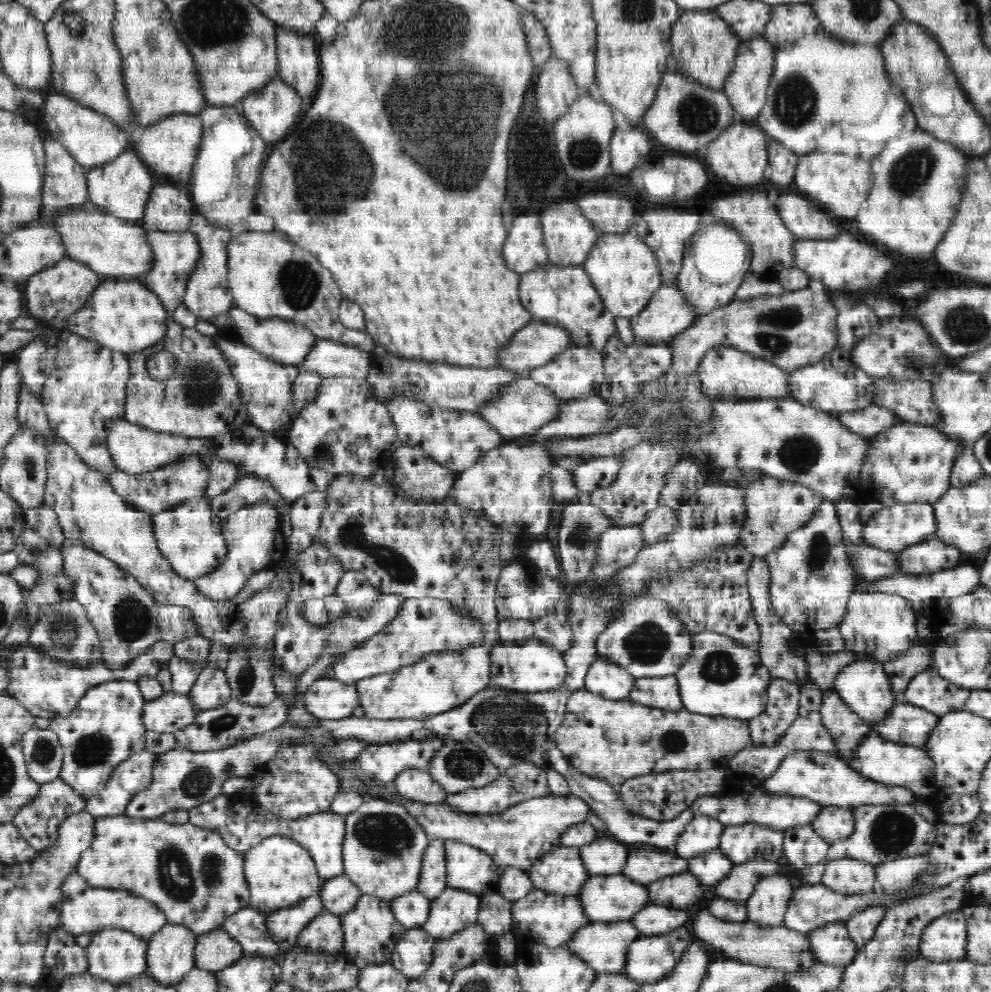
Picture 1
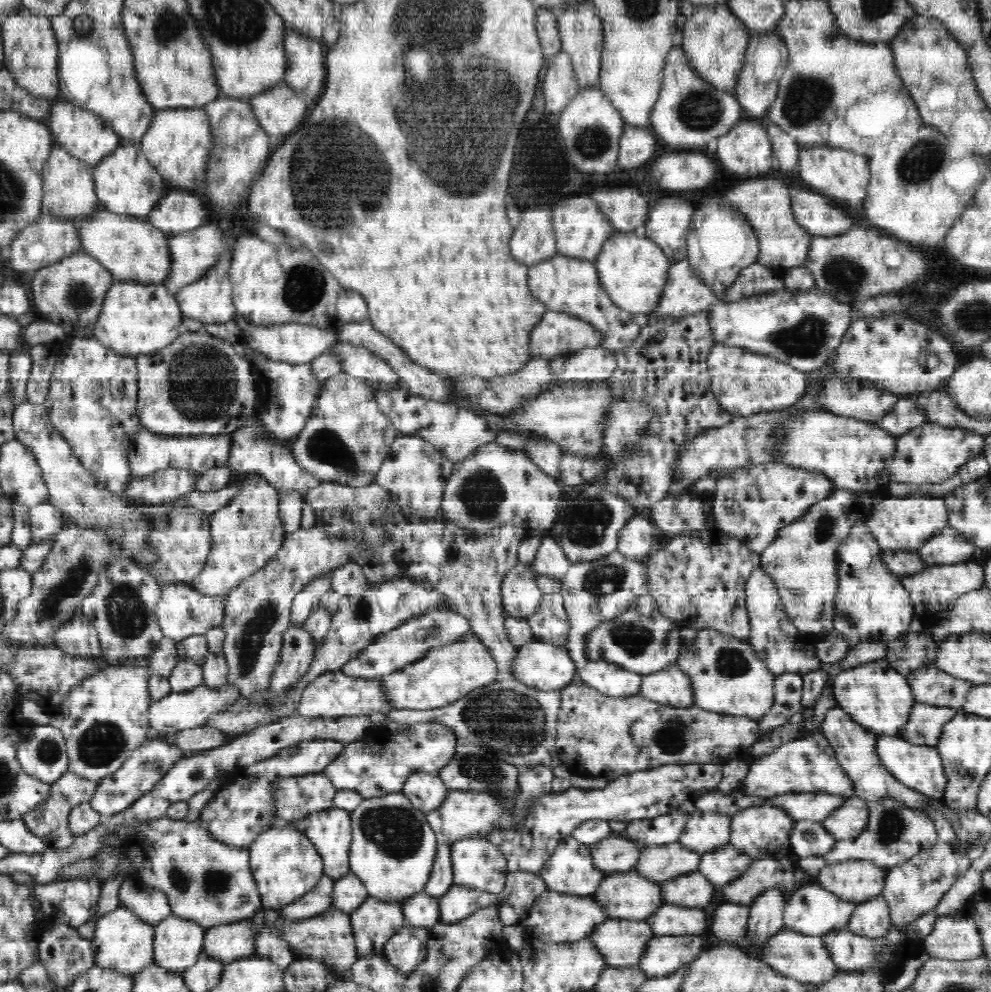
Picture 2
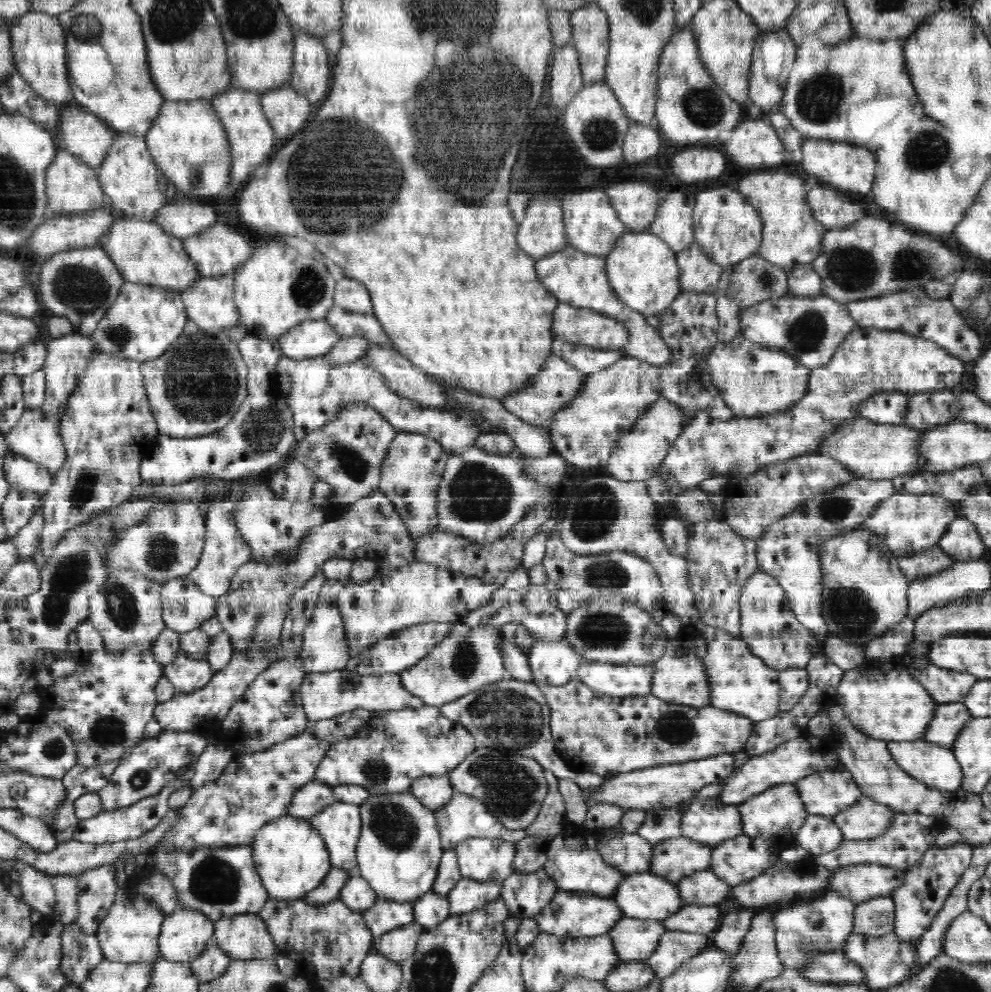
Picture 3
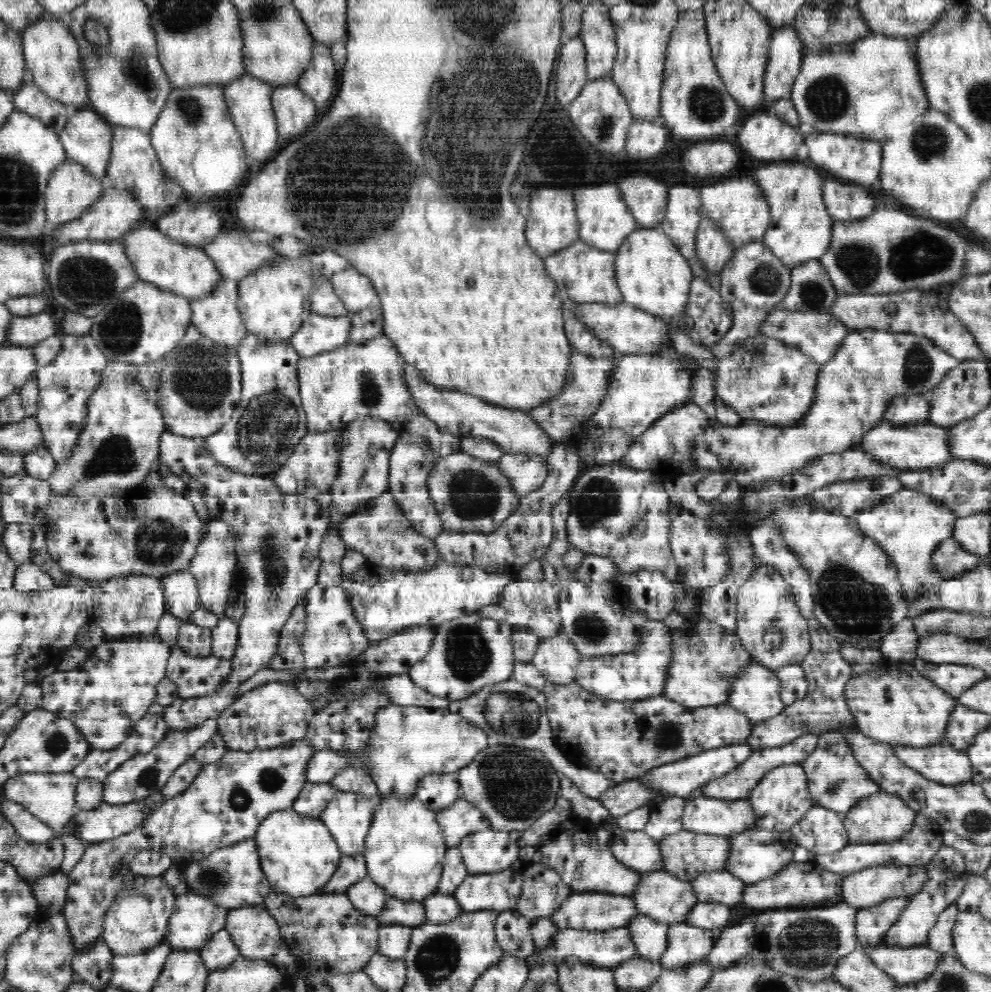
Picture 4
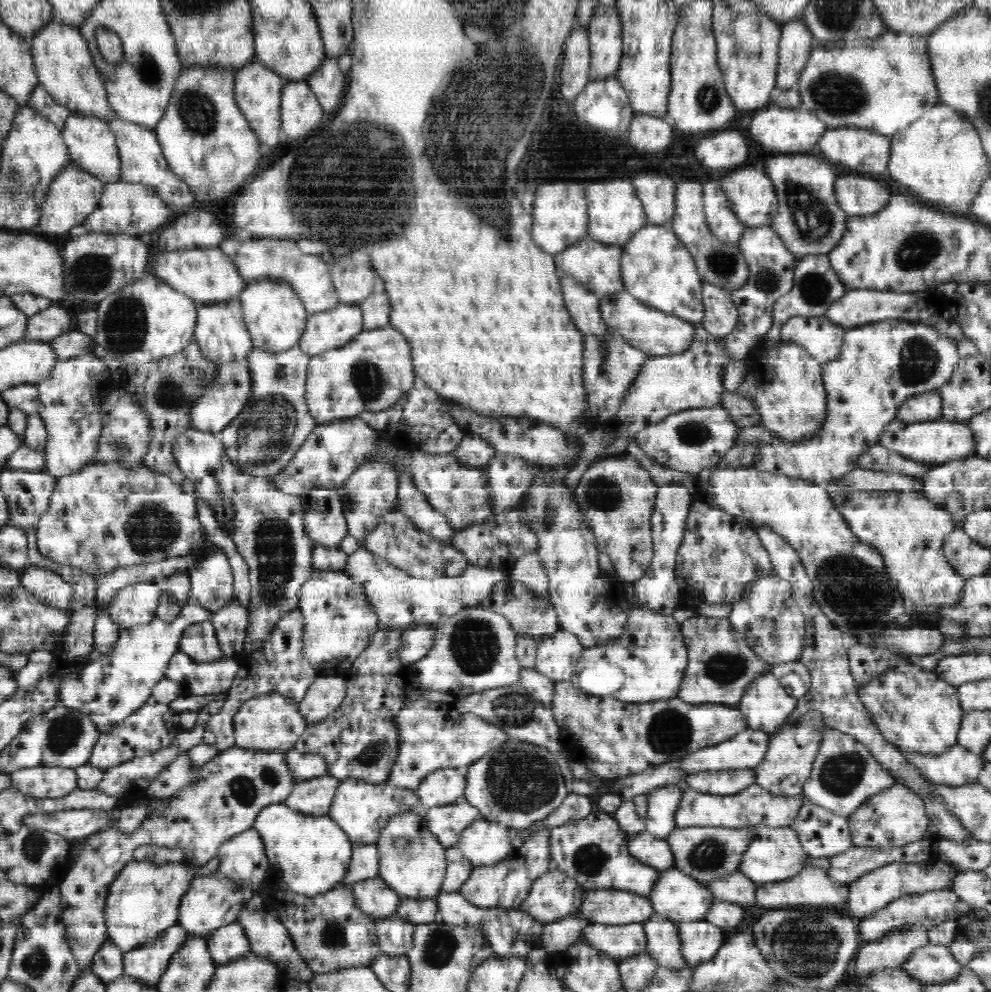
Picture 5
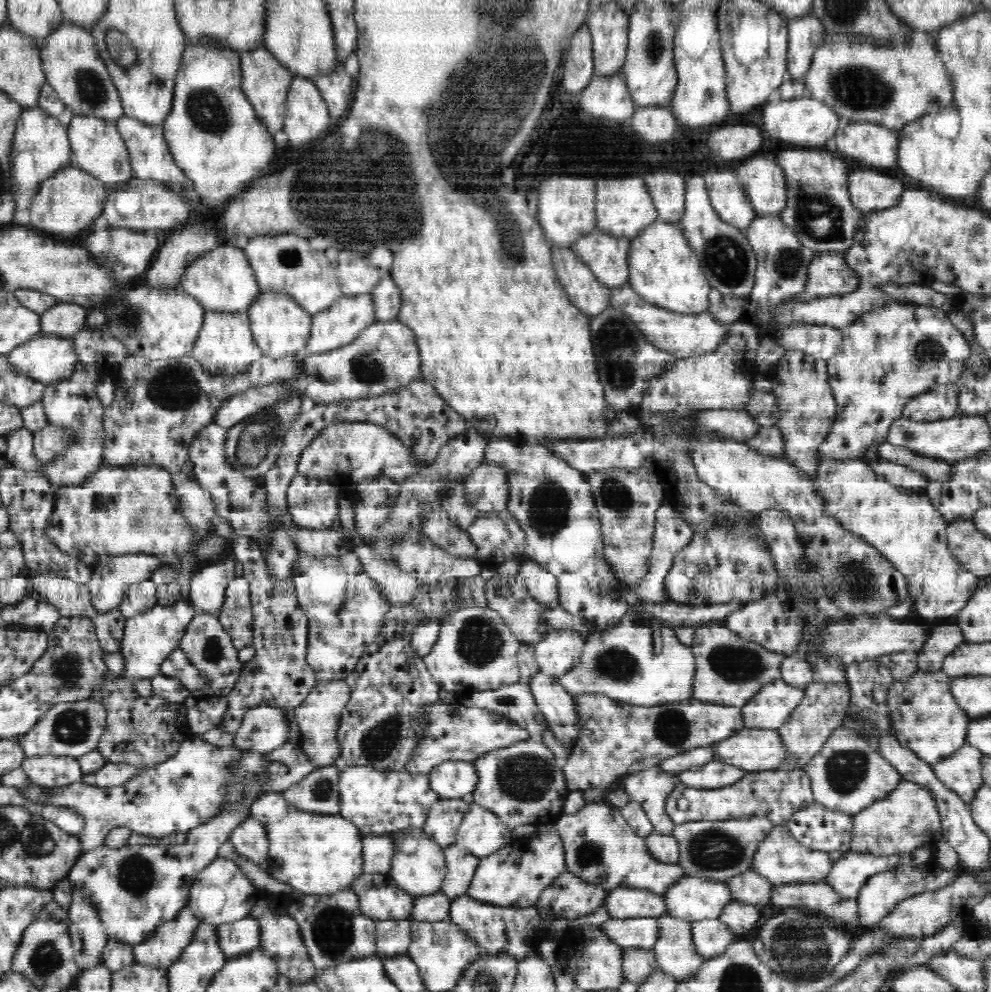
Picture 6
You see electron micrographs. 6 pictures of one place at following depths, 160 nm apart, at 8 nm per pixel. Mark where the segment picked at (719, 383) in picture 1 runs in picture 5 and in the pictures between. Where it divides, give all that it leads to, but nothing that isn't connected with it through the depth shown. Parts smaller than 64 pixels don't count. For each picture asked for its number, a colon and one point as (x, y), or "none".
2: (743, 382)
3: (753, 381)
4: (776, 384)
5: (785, 384)

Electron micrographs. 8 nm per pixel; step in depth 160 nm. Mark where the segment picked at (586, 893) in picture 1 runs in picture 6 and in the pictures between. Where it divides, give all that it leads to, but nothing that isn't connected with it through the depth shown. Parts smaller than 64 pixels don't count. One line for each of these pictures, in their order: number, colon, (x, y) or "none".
2: (628, 895)
3: (645, 896)
4: (664, 897)
5: (677, 897)
6: (692, 899)

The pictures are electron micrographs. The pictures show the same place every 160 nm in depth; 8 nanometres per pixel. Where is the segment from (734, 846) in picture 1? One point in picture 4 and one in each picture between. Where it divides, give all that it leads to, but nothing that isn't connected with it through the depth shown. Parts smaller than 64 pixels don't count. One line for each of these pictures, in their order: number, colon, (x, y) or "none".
2: (763, 831)
3: (776, 813)
4: (780, 800)

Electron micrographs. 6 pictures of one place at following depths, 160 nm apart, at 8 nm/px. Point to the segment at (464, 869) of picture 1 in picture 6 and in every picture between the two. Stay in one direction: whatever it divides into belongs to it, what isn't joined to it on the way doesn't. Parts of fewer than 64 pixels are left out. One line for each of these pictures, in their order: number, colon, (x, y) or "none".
2: (476, 863)
3: (492, 860)
4: (486, 851)
5: (483, 843)
6: (481, 832)

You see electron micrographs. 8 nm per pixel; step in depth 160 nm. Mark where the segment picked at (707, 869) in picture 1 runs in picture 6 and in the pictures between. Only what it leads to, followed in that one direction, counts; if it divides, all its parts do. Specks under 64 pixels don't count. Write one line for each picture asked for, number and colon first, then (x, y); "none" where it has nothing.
2: (726, 864)
3: (736, 861)
4: (755, 855)
5: (774, 854)
6: (780, 858)

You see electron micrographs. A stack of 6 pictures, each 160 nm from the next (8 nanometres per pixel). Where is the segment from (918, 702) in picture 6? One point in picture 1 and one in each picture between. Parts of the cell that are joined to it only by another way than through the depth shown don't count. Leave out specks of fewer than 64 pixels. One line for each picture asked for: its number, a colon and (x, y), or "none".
1: (863, 685)
2: (876, 697)
3: (885, 702)
4: (894, 704)
5: (915, 710)

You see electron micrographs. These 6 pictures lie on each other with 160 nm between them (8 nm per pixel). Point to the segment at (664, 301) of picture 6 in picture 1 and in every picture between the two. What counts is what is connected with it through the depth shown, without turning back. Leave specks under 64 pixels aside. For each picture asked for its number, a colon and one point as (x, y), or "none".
1: (625, 272)
2: (633, 270)
3: (641, 268)
4: (652, 274)
5: (656, 268)

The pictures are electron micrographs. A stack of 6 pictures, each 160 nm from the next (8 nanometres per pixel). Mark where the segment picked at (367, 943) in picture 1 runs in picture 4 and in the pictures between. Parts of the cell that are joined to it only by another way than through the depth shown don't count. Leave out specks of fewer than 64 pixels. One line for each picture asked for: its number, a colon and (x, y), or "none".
2: (375, 922)
3: (385, 915)
4: (408, 913)

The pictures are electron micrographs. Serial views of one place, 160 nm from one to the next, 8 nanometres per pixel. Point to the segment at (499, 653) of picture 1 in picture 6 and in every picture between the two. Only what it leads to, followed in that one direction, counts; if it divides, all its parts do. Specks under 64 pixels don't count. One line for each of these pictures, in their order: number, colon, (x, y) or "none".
2: (542, 665)
3: (553, 663)
4: (556, 658)
5: (557, 657)
6: (556, 654)

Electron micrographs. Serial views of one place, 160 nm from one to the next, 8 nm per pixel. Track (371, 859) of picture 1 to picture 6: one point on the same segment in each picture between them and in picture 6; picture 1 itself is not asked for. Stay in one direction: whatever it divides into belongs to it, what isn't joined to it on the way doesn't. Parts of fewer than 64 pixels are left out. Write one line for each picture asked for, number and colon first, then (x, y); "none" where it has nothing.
2: (393, 847)
3: (398, 853)
4: (404, 849)
5: (417, 871)
6: (422, 874)

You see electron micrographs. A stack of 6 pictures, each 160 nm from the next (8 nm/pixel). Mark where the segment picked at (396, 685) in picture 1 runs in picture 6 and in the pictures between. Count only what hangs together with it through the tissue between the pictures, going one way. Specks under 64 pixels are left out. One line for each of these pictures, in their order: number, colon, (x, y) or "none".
2: (447, 673)
3: (469, 657)
4: (463, 648)
5: (474, 650)
6: (476, 650)

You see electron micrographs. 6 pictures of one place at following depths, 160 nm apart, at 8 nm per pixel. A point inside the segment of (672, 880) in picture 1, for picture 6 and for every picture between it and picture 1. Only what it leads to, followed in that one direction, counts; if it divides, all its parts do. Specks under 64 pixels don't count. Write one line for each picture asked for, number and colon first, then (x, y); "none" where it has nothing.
2: (693, 890)
3: (704, 888)
4: (722, 887)
5: (736, 888)
6: (751, 888)

